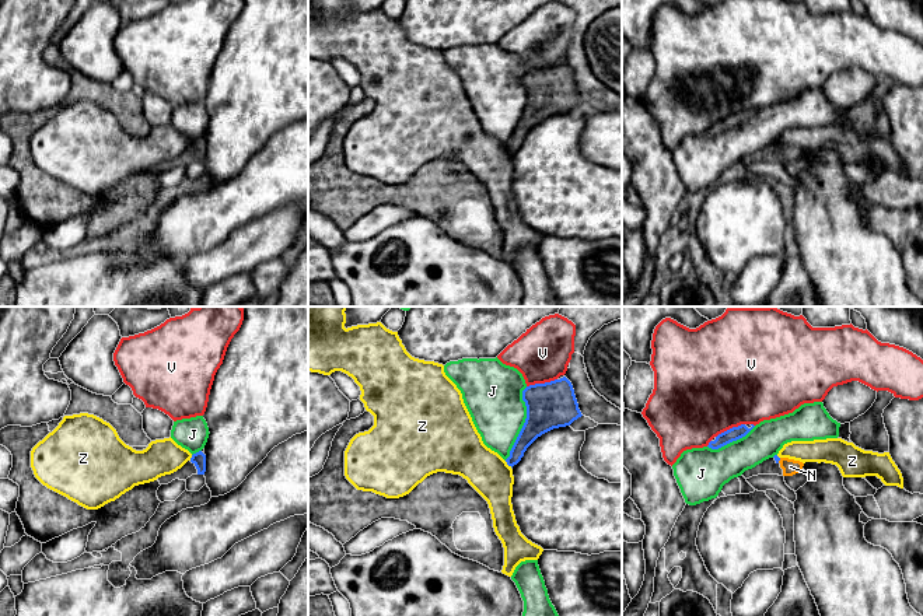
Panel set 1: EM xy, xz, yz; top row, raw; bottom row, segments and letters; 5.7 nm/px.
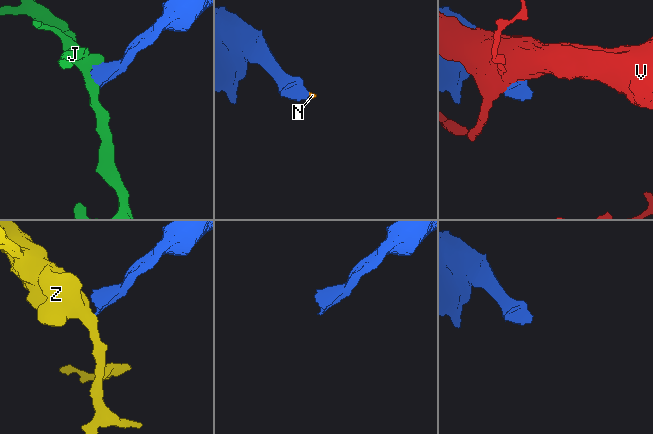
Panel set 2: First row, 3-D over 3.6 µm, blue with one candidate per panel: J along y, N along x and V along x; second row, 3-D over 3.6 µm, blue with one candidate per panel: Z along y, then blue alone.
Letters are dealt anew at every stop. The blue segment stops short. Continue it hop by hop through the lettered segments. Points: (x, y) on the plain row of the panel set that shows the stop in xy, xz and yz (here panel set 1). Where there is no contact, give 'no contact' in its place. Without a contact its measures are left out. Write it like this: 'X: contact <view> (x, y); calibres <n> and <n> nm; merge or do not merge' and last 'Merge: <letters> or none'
J: contact xz (524, 109); calibres 260 and 340 nm; do not merge
N: contact yz (779, 146); calibres 30 and 90 nm; merge
V: contact xz (541, 70); calibres 260 and 320 nm; do not merge
Z: contact xz (509, 151); calibres 120 and 240 nm; do not merge
Merge: N

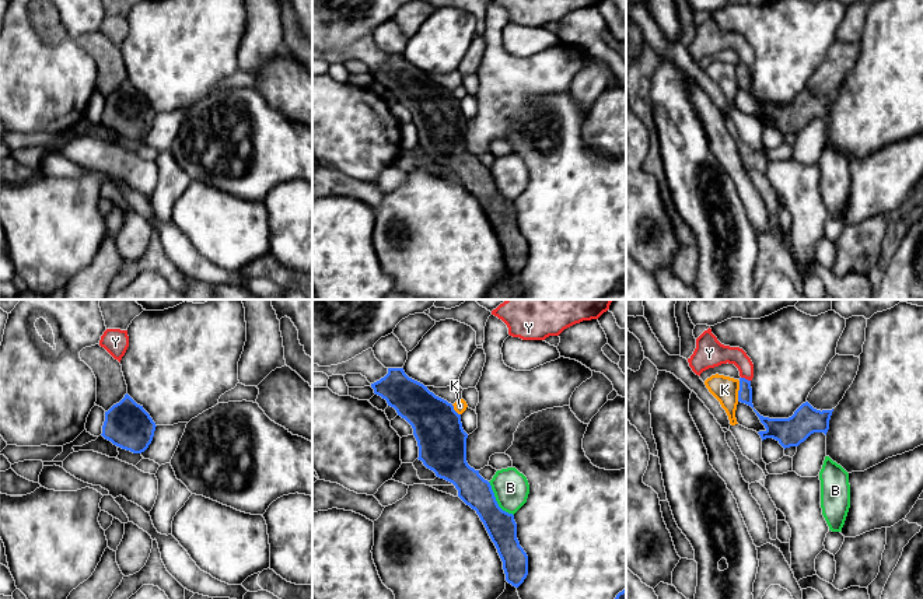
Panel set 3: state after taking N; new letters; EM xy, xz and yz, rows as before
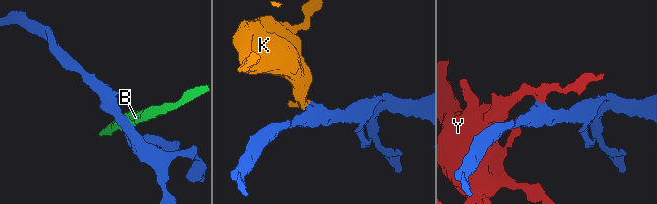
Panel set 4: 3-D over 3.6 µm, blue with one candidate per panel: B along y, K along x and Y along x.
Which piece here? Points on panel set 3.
B: contact xz (496, 188); calibres 180 and 200 nm; do not merge
K: contact yz (738, 77); calibres 80 and 150 nm; do not merge
Y: contact yz (744, 65); calibres 80 and 170 nm; do not merge
Merge: none

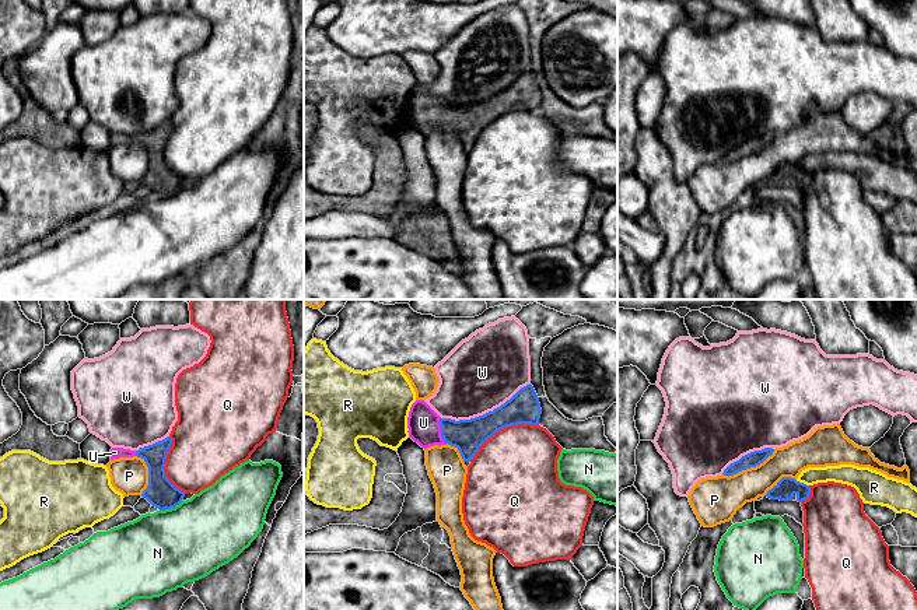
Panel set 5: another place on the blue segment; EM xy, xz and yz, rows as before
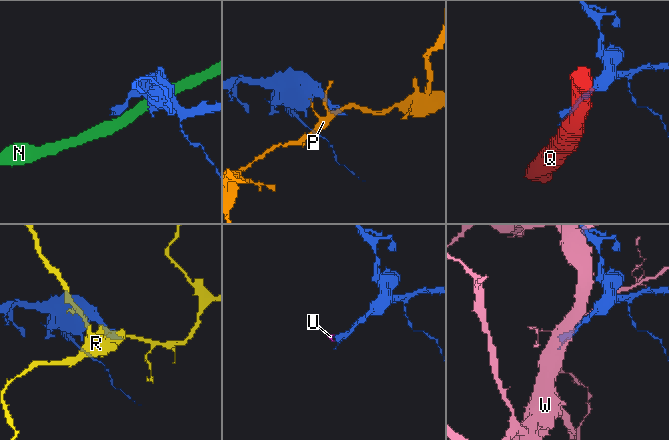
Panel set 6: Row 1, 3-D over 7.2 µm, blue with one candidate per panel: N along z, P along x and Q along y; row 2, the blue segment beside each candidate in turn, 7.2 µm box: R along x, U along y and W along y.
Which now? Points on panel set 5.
N: contact xy (171, 193); calibres 170 and 440 nm; do not merge
P: contact yz (749, 154); calibres 90 and 260 nm; do not merge
Q: contact xz (501, 115); calibres 190 and 460 nm; do not merge
R: contact yz (802, 169); calibres 120 and 110 nm; do not merge
U: contact xz (441, 118); calibres 190 and 190 nm; merge
W: contact xz (486, 100); calibres 190 and 420 nm; do not merge
Merge: U

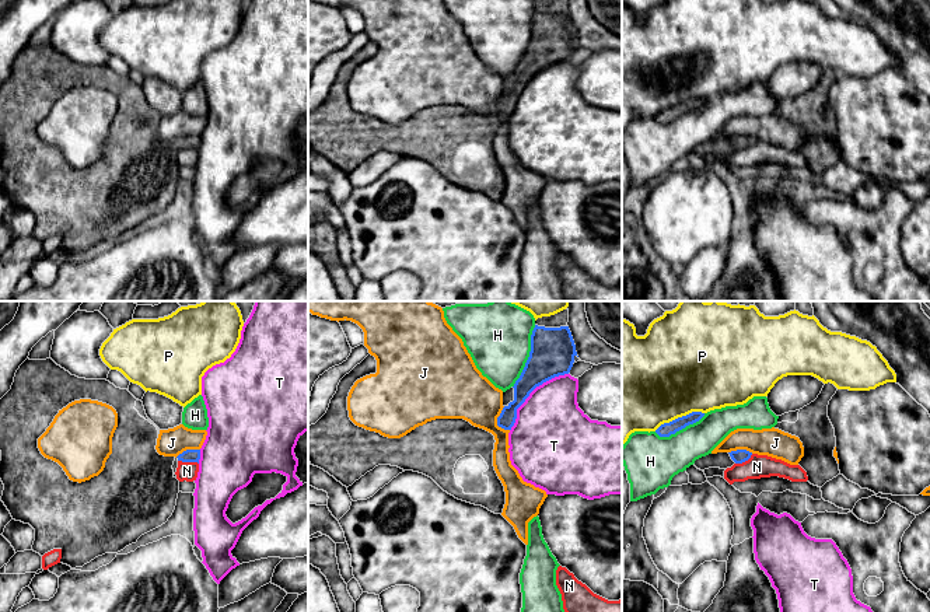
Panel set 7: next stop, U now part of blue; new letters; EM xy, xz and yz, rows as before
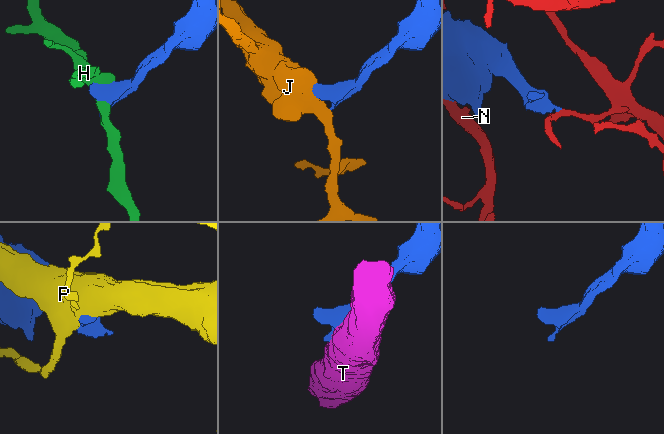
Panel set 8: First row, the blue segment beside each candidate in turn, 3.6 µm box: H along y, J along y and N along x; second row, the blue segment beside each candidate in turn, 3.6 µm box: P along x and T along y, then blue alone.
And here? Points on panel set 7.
H: contact xz (530, 42); calibres 260 and 360 nm; do not merge
J: contact xz (497, 108); calibres 110 and 280 nm; do not merge
N: contact xy (188, 147); calibres 80 and 110 nm; do not merge
P: contact yz (678, 104); calibres 80 and 500 nm; do not merge
T: contact xz (530, 79); calibres 240 and 420 nm; do not merge
Merge: none

